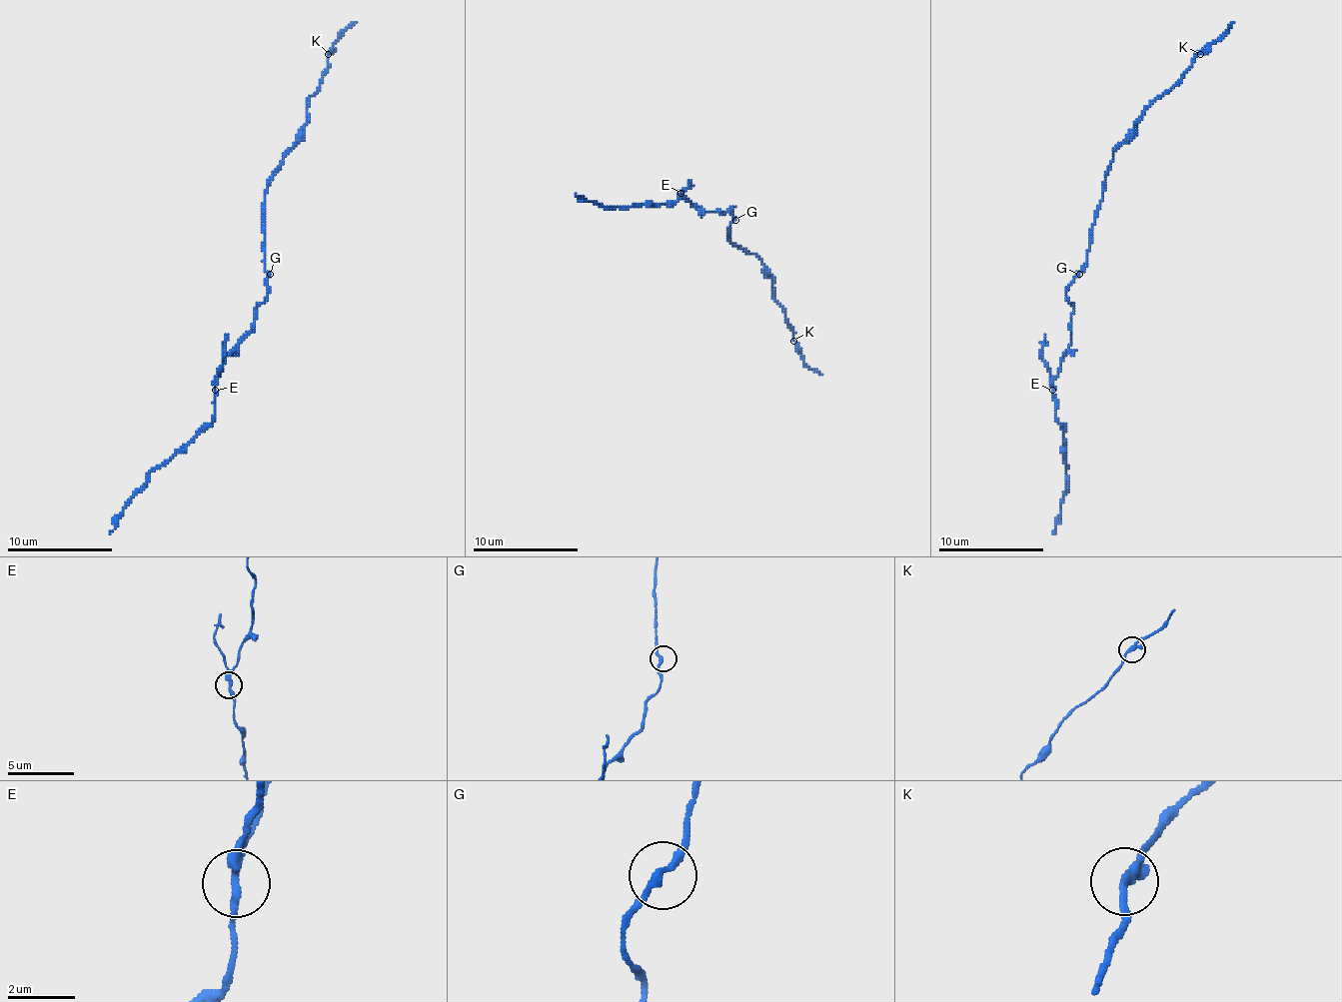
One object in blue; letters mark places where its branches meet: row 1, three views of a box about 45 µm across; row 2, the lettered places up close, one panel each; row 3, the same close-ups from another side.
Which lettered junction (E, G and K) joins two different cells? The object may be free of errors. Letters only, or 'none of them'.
E

